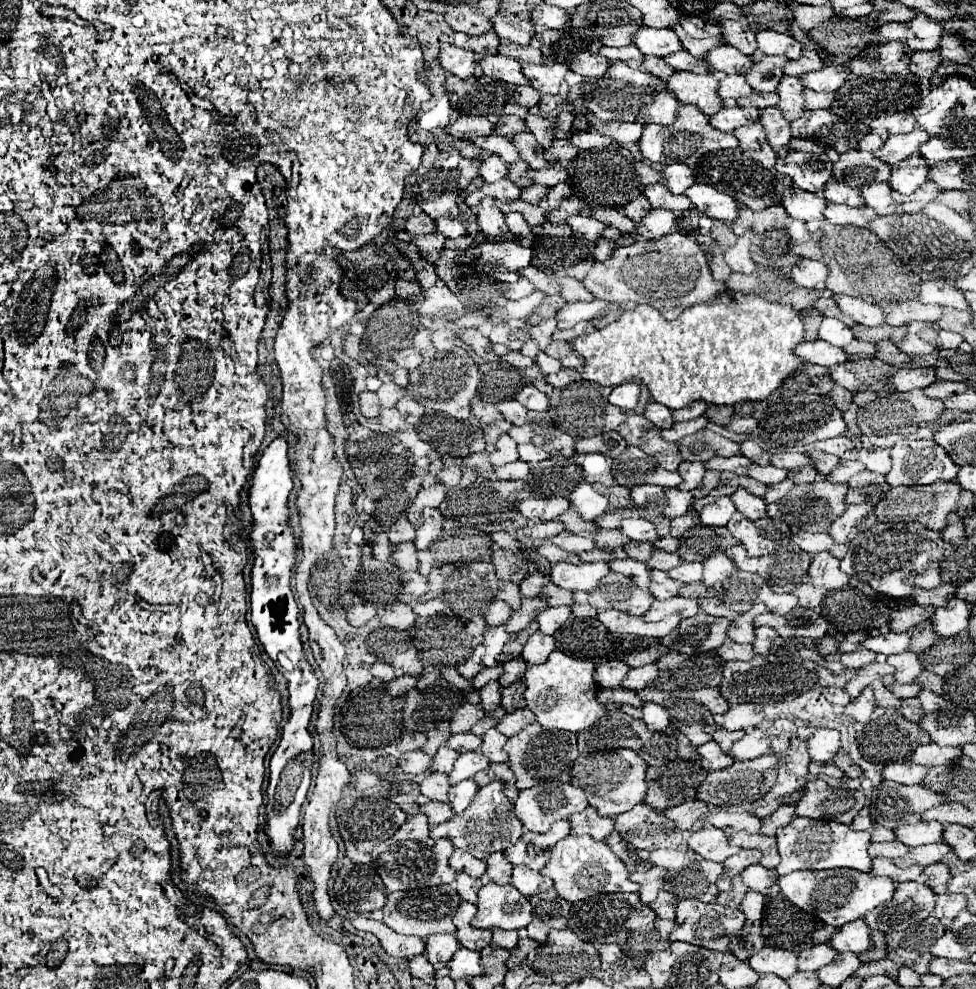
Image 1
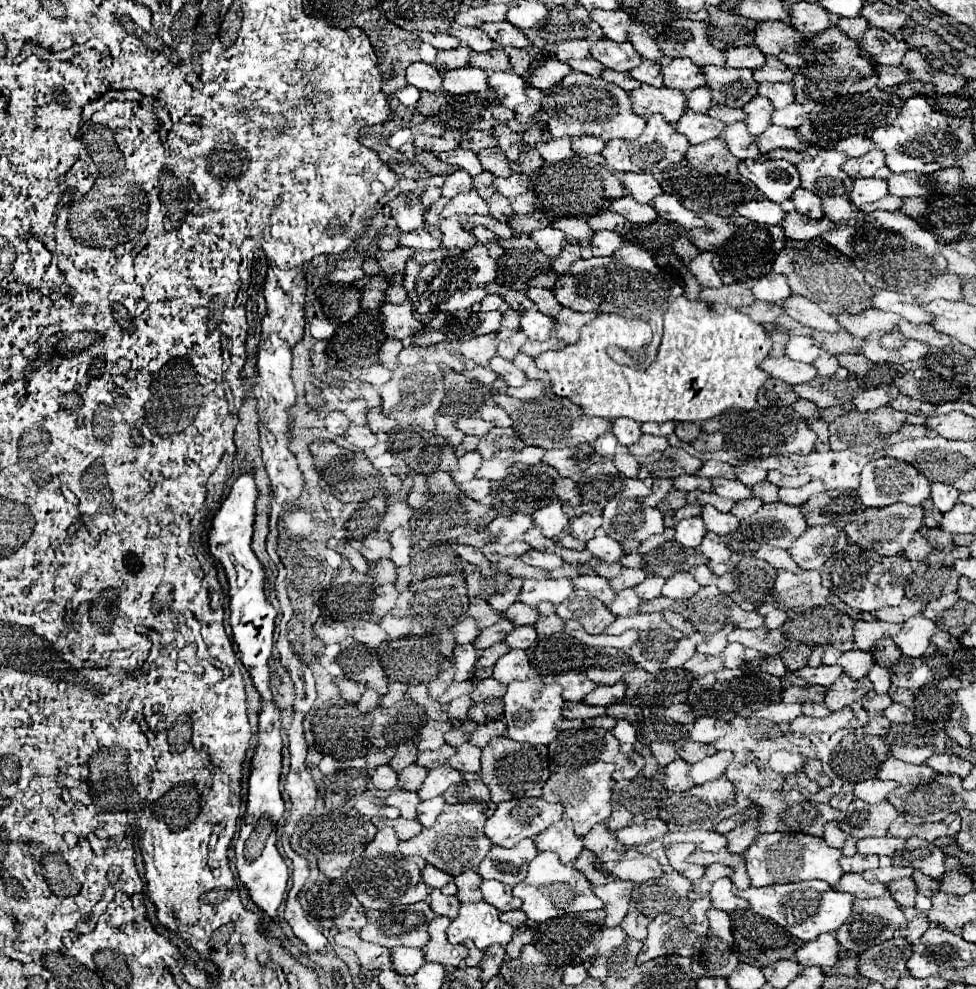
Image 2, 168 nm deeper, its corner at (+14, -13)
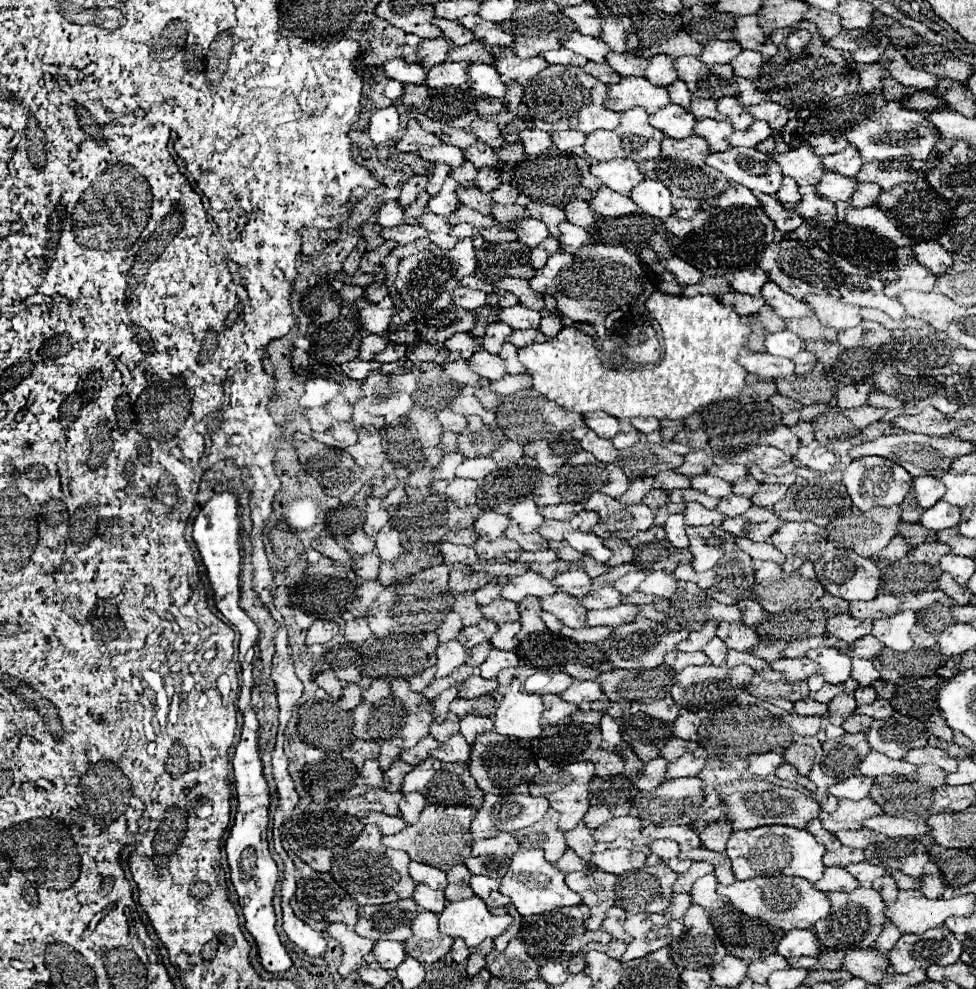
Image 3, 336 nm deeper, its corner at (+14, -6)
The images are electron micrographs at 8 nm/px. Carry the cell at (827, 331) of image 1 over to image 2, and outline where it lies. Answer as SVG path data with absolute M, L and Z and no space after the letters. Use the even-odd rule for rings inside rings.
M790 336L786 344L786 356L792 356L800 362L814 362L822 352L820 342L810 336Z

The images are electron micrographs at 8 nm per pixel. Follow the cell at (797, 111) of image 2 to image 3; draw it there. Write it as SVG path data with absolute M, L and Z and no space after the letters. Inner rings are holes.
M764 101L764 103L758 103L758 105L748 107L748 113L754 119L764 119L774 131L782 129L786 125L786 121L788 121L788 111L782 109L776 103L770 103L770 101Z

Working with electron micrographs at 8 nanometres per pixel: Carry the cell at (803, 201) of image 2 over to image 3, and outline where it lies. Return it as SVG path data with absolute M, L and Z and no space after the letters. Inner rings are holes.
M784 177L782 185L778 189L778 201L782 203L784 209L794 209L796 203L800 201L800 193L798 193L798 185L792 177Z

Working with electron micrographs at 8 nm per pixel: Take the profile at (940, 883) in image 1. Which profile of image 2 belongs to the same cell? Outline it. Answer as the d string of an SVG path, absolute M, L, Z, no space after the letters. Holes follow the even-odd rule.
M902 878L902 880L894 880L888 884L890 894L896 898L896 902L900 902L900 906L908 908L914 906L914 896L918 894L916 890L916 882L912 878Z

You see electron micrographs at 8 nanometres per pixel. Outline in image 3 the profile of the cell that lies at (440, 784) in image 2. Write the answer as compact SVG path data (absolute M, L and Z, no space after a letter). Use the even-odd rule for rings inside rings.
M428 757L424 763L416 765L410 773L404 775L402 791L404 791L404 793L410 793L410 791L424 791L426 785L428 785L428 781L436 775L438 769L440 769L440 761Z

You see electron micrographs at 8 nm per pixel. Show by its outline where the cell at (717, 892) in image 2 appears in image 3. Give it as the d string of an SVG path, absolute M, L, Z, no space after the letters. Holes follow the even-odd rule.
M712 873L694 881L694 885L690 889L690 903L700 905L706 911L714 911L714 909L728 905L726 899L720 899L720 895L716 895L716 885L718 883L716 883L716 877Z

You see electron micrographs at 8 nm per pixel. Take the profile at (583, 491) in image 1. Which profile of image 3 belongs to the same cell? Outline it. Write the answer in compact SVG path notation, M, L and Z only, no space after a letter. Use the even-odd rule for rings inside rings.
M522 499L522 501L514 503L510 513L508 513L508 517L514 523L518 523L522 533L532 533L532 531L536 531L542 525L542 517L540 517L538 507L534 505L532 499Z

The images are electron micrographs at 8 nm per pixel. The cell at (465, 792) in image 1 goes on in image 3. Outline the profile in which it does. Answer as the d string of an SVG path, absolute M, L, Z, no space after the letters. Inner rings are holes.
M404 793L400 803L398 803L398 809L400 809L400 817L410 825L410 823L416 823L416 819L420 817L420 811L424 809L426 805L426 799L424 795L420 793Z

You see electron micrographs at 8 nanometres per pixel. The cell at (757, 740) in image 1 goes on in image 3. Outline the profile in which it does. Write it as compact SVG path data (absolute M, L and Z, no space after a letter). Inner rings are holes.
M692 753L682 755L680 759L676 759L674 763L668 763L666 769L666 779L676 779L676 777L694 777L698 775L698 771L702 769L704 759L694 757Z

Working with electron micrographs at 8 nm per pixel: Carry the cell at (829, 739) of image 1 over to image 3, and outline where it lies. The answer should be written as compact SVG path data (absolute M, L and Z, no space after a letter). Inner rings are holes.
M764 753L764 755L750 755L748 757L748 771L752 775L760 775L760 777L766 777L770 773L776 771L778 765L784 763L784 757L782 753Z

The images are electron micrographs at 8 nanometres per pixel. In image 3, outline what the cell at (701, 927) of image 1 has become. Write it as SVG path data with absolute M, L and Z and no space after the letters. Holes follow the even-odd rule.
M638 913L628 915L624 921L624 931L632 937L626 953L620 961L632 961L644 957L652 951L658 951L672 941L684 935L684 927L680 921L670 921L660 913Z

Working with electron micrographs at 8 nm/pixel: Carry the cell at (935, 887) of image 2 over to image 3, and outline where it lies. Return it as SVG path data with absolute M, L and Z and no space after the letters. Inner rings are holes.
M890 871L890 875L892 875L892 879L896 881L898 889L918 889L918 887L920 887L920 879L916 879L916 877L904 875L904 873L900 873L900 871Z

